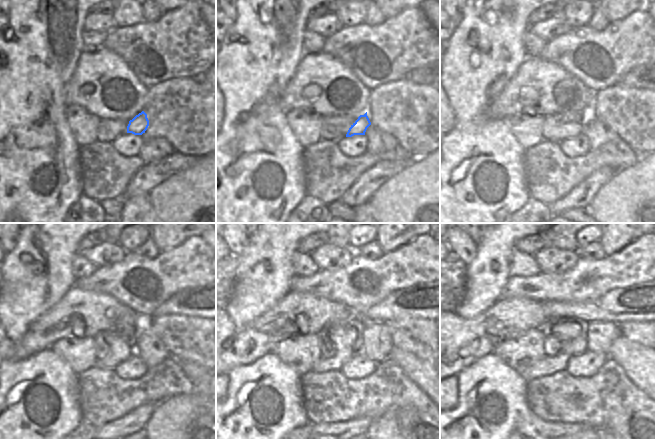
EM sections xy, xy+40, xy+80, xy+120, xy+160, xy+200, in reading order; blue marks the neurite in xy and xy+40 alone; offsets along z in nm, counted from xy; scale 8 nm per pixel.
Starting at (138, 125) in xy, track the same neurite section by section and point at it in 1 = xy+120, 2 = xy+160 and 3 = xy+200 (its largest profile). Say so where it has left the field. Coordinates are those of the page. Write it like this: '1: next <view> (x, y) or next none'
1: next xy+120 (120, 352)
2: next xy+160 (344, 352)
3: next xy+200 (546, 366)

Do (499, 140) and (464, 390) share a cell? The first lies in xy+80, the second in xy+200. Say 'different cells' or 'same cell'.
same cell

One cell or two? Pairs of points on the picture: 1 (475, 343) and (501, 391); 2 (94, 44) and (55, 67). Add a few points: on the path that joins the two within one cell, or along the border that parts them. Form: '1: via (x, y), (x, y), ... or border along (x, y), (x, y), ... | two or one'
1: border along (492, 352), (480, 356), (463, 369) | two
2: border along (84, 30), (81, 34), (82, 50) | two

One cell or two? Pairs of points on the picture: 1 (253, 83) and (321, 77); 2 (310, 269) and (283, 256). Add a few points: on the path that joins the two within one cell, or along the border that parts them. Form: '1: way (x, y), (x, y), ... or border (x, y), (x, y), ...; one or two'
1: border (301, 59), (279, 101); two
2: border (296, 250), (291, 260), (294, 274); two

